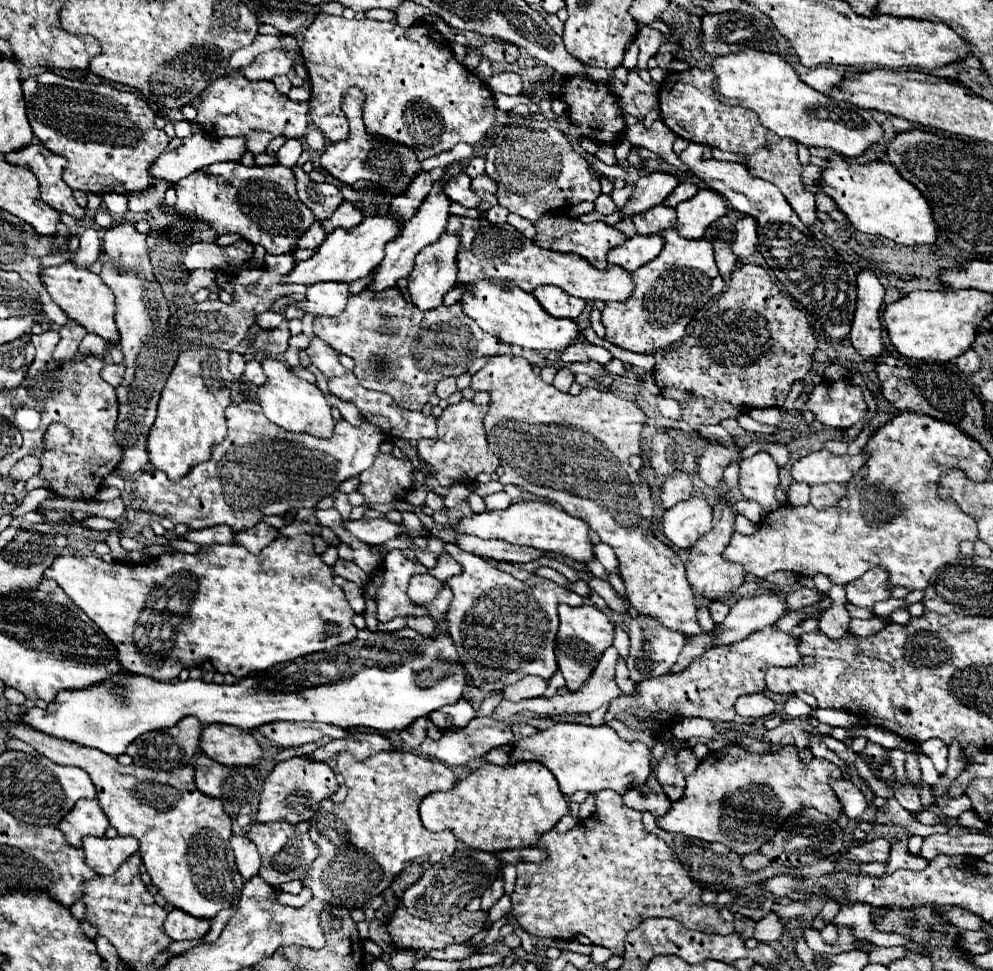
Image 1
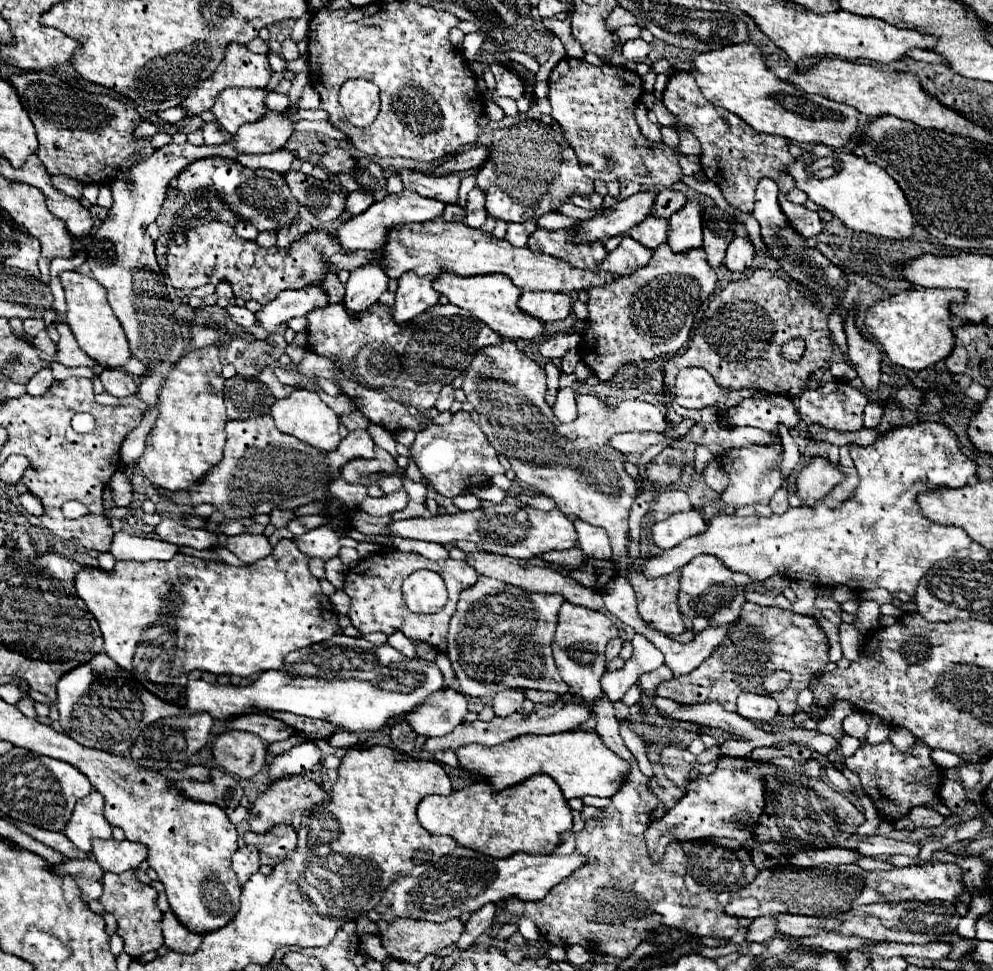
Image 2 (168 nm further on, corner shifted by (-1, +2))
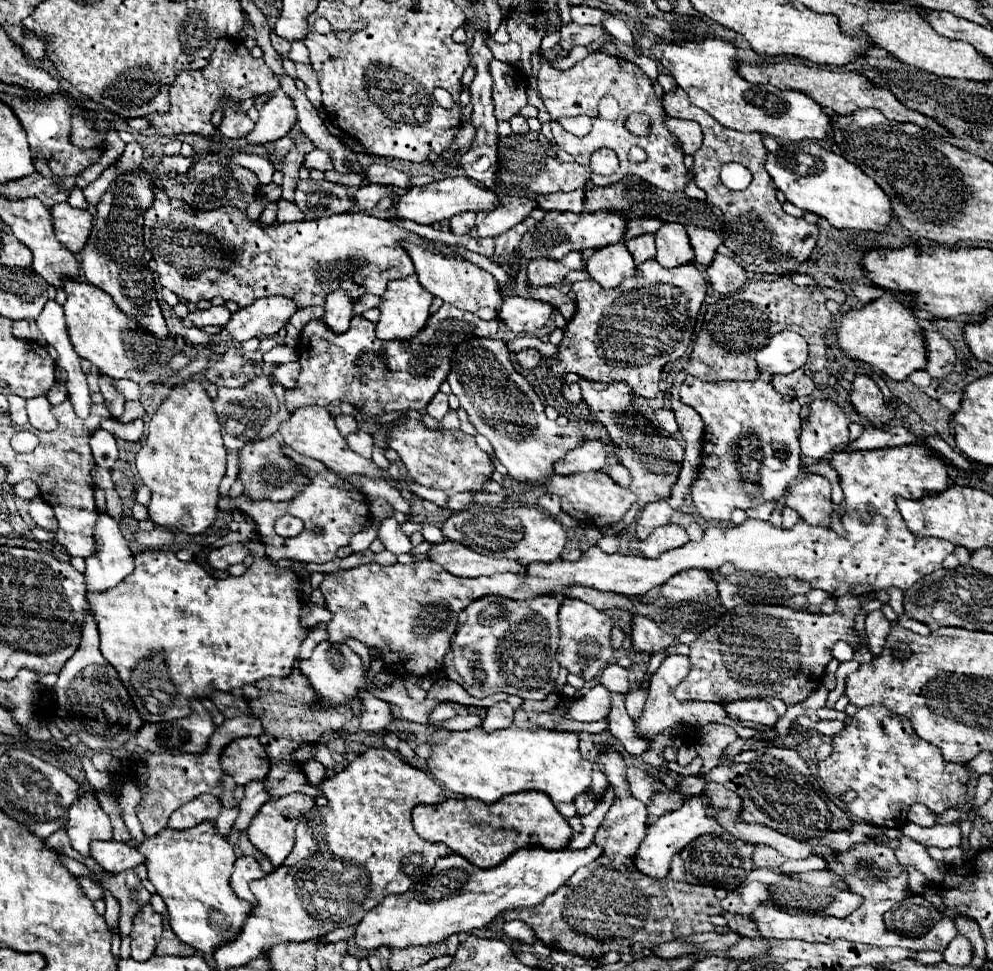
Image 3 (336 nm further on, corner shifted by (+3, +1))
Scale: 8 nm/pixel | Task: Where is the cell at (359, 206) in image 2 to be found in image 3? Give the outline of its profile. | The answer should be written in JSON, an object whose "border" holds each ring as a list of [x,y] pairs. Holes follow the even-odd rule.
{"border":[[[365,185],[355,193],[355,207],[357,209],[373,209],[377,205],[377,201],[381,201],[383,197],[389,197],[393,203],[395,199],[399,199],[389,187],[385,185]]]}

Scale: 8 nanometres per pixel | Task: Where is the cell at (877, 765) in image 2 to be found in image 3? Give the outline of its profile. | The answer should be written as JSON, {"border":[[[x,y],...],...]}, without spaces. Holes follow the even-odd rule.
{"border":[[[883,705],[859,709],[853,721],[831,739],[833,751],[829,759],[819,763],[819,775],[827,791],[837,799],[847,791],[857,793],[851,803],[843,805],[853,817],[865,823],[901,829],[907,823],[907,811],[913,803],[923,803],[937,815],[945,809],[969,803],[967,783],[971,775],[967,767],[945,761],[935,745],[915,735],[907,719],[887,711]],[[883,747],[891,749],[883,751]]]}

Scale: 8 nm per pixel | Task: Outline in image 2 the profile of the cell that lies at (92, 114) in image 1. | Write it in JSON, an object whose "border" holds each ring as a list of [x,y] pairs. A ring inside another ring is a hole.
{"border":[[[21,72],[11,76],[9,82],[15,86],[35,126],[39,140],[37,156],[49,174],[63,174],[81,184],[105,186],[115,176],[127,174],[131,164],[143,162],[155,152],[151,138],[135,138],[133,134],[143,122],[139,112],[113,96],[77,90],[47,72]]]}

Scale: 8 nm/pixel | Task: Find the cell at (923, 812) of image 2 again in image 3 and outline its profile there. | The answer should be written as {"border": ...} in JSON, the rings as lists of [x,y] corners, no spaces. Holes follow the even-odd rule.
{"border":[[[913,805],[909,809],[909,821],[917,823],[919,827],[933,827],[937,823],[937,815],[931,813],[927,807],[923,805]]]}

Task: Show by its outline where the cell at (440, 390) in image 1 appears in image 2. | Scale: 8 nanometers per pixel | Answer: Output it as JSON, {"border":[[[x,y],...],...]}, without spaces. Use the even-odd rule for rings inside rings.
{"border":[[[445,384],[445,386],[441,388],[439,398],[437,398],[437,404],[435,404],[439,412],[443,412],[443,410],[449,410],[449,408],[451,408],[451,402],[453,402],[453,392],[455,392],[455,388],[453,388],[451,384]]]}

